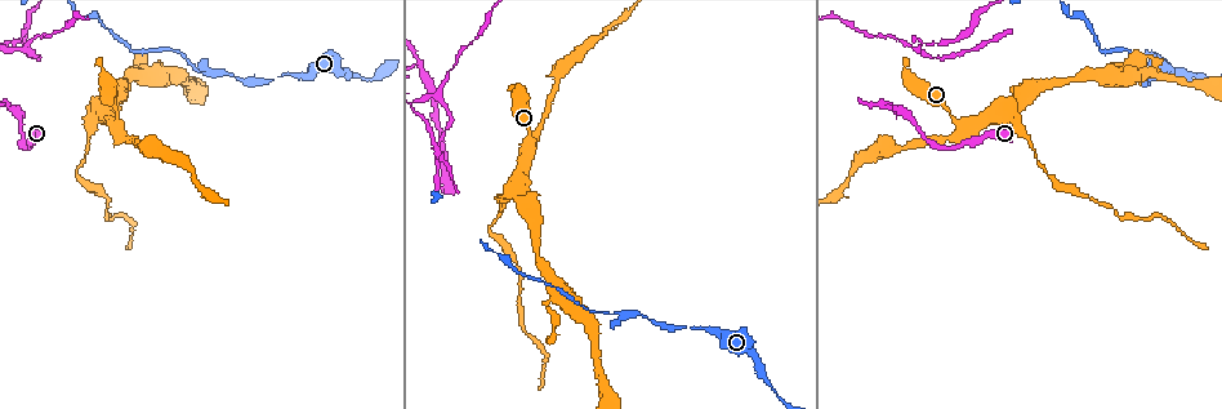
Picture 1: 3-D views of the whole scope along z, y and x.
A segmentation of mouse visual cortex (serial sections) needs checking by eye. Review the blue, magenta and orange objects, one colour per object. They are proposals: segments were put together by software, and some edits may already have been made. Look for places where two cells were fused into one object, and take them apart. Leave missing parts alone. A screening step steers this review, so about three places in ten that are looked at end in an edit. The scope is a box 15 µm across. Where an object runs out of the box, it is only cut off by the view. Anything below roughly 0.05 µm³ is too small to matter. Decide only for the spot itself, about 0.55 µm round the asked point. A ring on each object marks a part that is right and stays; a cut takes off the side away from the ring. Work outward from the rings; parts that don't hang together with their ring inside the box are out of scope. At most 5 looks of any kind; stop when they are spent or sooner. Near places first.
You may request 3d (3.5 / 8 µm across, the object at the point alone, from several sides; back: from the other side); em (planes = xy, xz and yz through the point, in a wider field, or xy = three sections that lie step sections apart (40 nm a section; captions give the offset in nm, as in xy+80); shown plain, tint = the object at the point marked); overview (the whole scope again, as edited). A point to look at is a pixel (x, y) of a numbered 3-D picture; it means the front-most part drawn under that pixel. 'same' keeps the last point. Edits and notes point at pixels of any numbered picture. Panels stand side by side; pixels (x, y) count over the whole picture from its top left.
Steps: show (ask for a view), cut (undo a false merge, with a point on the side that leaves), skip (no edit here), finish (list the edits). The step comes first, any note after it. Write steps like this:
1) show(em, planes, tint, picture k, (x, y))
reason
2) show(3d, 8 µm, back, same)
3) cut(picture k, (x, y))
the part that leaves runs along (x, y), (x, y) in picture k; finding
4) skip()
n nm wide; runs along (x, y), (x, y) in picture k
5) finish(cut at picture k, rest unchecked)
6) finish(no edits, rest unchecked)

show(3d, 8 µm, picture 1, (614, 311))
thick turns thin

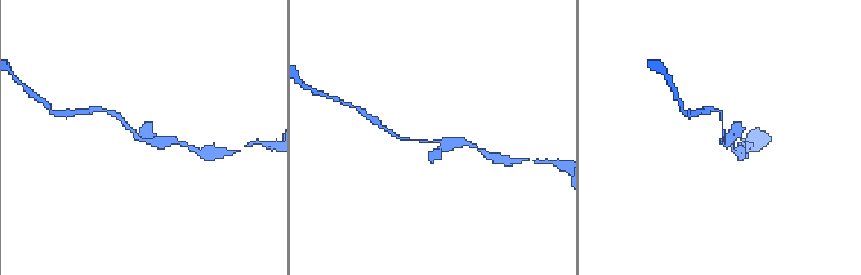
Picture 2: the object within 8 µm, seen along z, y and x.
show(em, xy, step 1, tint, picture 2, (432, 142))

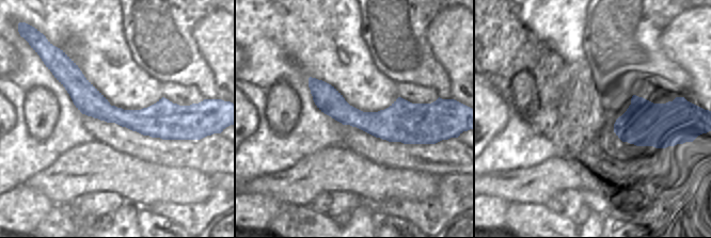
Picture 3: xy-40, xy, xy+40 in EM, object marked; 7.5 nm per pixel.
skip()
runs along (179, 143), (143, 140), (114, 114) in picture 2; all the same cell

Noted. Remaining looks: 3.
show(3d, 3.5 µm, picture 1, (1012, 117))
arms part here

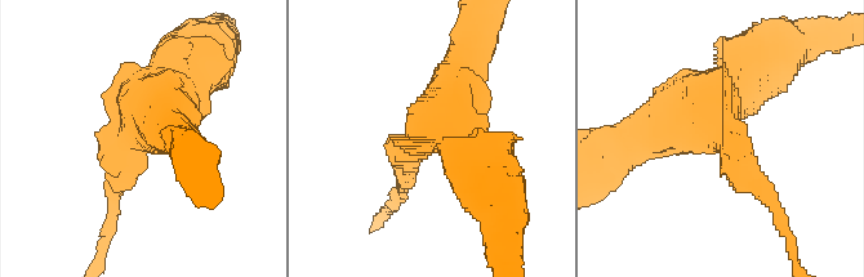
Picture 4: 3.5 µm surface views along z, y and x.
cut(picture 4, (765, 184))
the part that leaves runs along (730, 147), (793, 254) in picture 4; a second cell is stuck on

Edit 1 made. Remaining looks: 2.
finish(cut at picture 4, rest unchecked)

